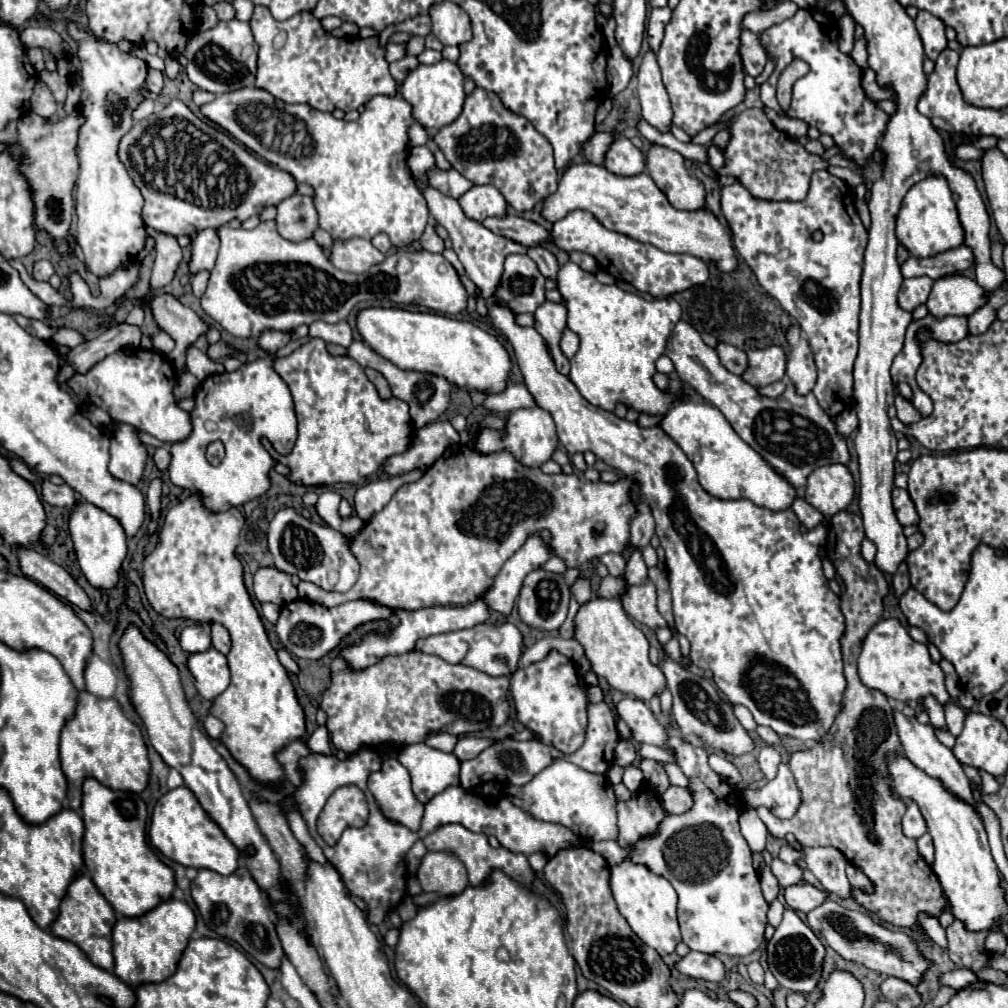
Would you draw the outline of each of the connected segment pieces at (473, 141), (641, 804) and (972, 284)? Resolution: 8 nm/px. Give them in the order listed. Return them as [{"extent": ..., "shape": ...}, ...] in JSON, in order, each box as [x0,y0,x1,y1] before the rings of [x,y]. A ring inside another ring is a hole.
[{"extent":[432,86,558,212],"shape":[[[476,86],[466,98],[462,114],[452,124],[440,128],[432,142],[454,170],[472,184],[496,186],[516,212],[532,210],[556,192],[558,172],[554,168],[552,144],[524,116],[508,110],[496,92]]]},{"extent":[618,786,666,848],"shape":[[[642,786],[632,792],[630,800],[620,800],[618,806],[618,844],[630,848],[636,842],[654,836],[660,822],[666,818],[666,810],[656,792]]]},{"extent":[928,276,986,318],"shape":[[[948,276],[938,278],[928,296],[928,312],[934,318],[944,316],[968,316],[986,302],[984,288],[972,278]]]}]

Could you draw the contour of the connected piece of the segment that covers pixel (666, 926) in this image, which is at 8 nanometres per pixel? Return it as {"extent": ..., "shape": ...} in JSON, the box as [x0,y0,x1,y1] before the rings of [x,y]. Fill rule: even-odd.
{"extent":[610,858,682,956],"shape":[[[624,858],[620,864],[610,866],[610,888],[620,914],[626,918],[636,936],[660,956],[674,952],[682,938],[676,922],[676,890],[672,884],[664,876],[654,874],[648,866]]]}

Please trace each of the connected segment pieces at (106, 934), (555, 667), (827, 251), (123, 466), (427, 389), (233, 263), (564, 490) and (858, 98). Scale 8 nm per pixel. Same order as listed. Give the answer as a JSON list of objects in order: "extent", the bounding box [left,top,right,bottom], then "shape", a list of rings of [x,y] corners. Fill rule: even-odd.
[{"extent":[50,874,116,970],"shape":[[[80,874],[72,880],[72,884],[66,890],[66,896],[60,904],[60,914],[52,922],[50,932],[58,938],[70,940],[90,958],[92,964],[112,970],[112,922],[116,922],[114,908],[108,904],[108,900],[96,890],[94,882],[88,874]]]},{"extent":[510,652,588,754],"shape":[[[552,652],[546,660],[534,662],[510,678],[510,692],[520,724],[524,724],[536,738],[564,754],[576,752],[586,738],[588,726],[588,700],[580,684],[580,674],[572,660]]]},{"extent":[722,170,868,418],"shape":[[[816,170],[812,174],[810,190],[806,200],[802,202],[766,202],[756,200],[734,182],[730,186],[722,186],[722,212],[730,224],[734,246],[738,256],[752,268],[760,286],[772,294],[780,302],[780,306],[796,320],[802,332],[808,336],[810,348],[814,352],[814,362],[818,368],[818,382],[812,390],[820,408],[830,416],[836,418],[852,404],[854,392],[854,360],[858,356],[858,316],[860,316],[860,274],[862,274],[862,258],[864,248],[868,242],[868,232],[856,212],[852,200],[852,188],[832,176],[828,170]],[[820,230],[824,238],[816,242],[812,234]],[[788,268],[798,272],[798,278],[788,276]]]},{"extent":[108,424,148,484],"shape":[[[120,424],[118,430],[112,434],[112,444],[110,444],[110,464],[108,470],[114,478],[128,482],[128,484],[138,484],[144,472],[148,452],[140,444],[136,430],[128,424]]]},{"extent":[348,340,450,428],"shape":[[[354,340],[348,348],[348,356],[352,356],[360,366],[370,366],[378,372],[384,374],[384,378],[388,380],[390,388],[392,388],[392,394],[400,400],[404,400],[408,406],[410,406],[410,418],[414,422],[416,428],[422,428],[434,420],[438,420],[444,410],[448,408],[448,402],[450,402],[450,382],[442,376],[434,376],[434,374],[426,374],[426,372],[406,372],[406,370],[400,370],[396,368],[390,360],[382,358],[380,354],[376,354],[368,344],[364,344],[362,340]]]},{"extent":[202,220,468,338],"shape":[[[276,220],[260,222],[252,230],[220,226],[216,232],[220,238],[220,254],[202,296],[202,308],[224,330],[238,338],[258,338],[266,330],[292,332],[316,320],[338,324],[350,316],[354,306],[370,298],[424,306],[442,314],[458,314],[466,308],[468,294],[456,270],[442,254],[400,250],[386,256],[384,262],[372,266],[368,272],[350,274],[332,266],[314,238],[302,242],[282,238],[276,230]],[[402,256],[412,262],[406,274],[396,270],[396,262]]]},{"extent":[298,444,636,610],"shape":[[[458,444],[458,448],[456,448],[454,454],[446,454],[446,456],[442,456],[438,462],[434,462],[418,482],[400,486],[398,492],[396,492],[396,494],[392,496],[392,500],[388,502],[388,506],[384,506],[384,510],[382,510],[380,514],[376,514],[376,518],[372,518],[372,522],[368,522],[368,524],[364,526],[364,530],[352,540],[352,554],[356,554],[356,558],[358,558],[358,562],[360,562],[360,566],[362,566],[362,570],[360,570],[358,582],[356,582],[348,592],[340,594],[340,592],[324,592],[324,590],[320,590],[322,596],[318,596],[318,594],[316,594],[316,590],[318,590],[316,584],[312,584],[312,582],[300,582],[300,584],[298,584],[298,596],[304,598],[304,600],[318,602],[318,604],[322,604],[322,606],[338,606],[338,604],[344,604],[344,602],[348,602],[348,600],[368,598],[368,600],[374,600],[374,602],[378,602],[378,604],[382,604],[382,606],[388,606],[388,608],[392,608],[392,610],[420,610],[420,608],[426,608],[426,606],[436,606],[436,604],[440,604],[440,606],[452,606],[452,604],[454,604],[454,606],[462,606],[462,604],[470,604],[470,602],[476,602],[478,598],[482,598],[482,596],[488,592],[488,588],[492,586],[496,574],[502,570],[504,562],[506,562],[516,550],[520,550],[522,544],[524,544],[530,536],[534,536],[534,534],[538,534],[538,532],[542,532],[542,530],[548,530],[550,536],[552,536],[548,548],[554,552],[554,556],[562,558],[562,560],[566,562],[566,568],[580,568],[584,562],[588,562],[588,560],[592,560],[592,558],[598,558],[598,556],[602,556],[602,554],[606,554],[606,552],[622,552],[622,548],[624,548],[626,542],[630,540],[628,524],[630,524],[630,520],[632,520],[634,514],[636,514],[636,508],[632,506],[632,500],[630,500],[630,496],[628,496],[628,490],[630,490],[632,486],[634,486],[634,482],[628,480],[628,478],[626,478],[626,480],[618,480],[618,482],[614,482],[614,484],[606,484],[606,482],[584,482],[584,480],[580,480],[576,474],[564,474],[564,472],[548,476],[548,474],[542,474],[540,468],[522,466],[522,464],[520,464],[510,452],[506,452],[506,450],[492,452],[492,454],[480,454],[478,450],[474,450],[474,448],[470,448],[470,446]]]},{"extent":[760,10,888,166],"shape":[[[798,10],[792,18],[762,32],[760,38],[768,54],[776,60],[774,74],[760,86],[760,98],[764,106],[780,112],[776,100],[778,76],[794,58],[800,58],[810,66],[810,72],[794,82],[792,102],[786,114],[792,118],[802,118],[810,126],[816,126],[820,132],[830,134],[836,146],[860,166],[866,166],[870,158],[882,160],[878,140],[886,128],[888,114],[878,110],[876,104],[866,98],[860,86],[860,68],[850,56],[838,50],[838,30],[834,20],[822,10]]]}]

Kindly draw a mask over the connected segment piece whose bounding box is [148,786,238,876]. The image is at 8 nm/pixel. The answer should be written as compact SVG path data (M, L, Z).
M174 788L166 792L154 806L150 830L148 830L150 842L154 848L158 848L166 858L192 868L208 868L218 874L232 874L238 866L238 850L228 842L222 830L206 816L202 806L198 804L196 796L186 788Z

